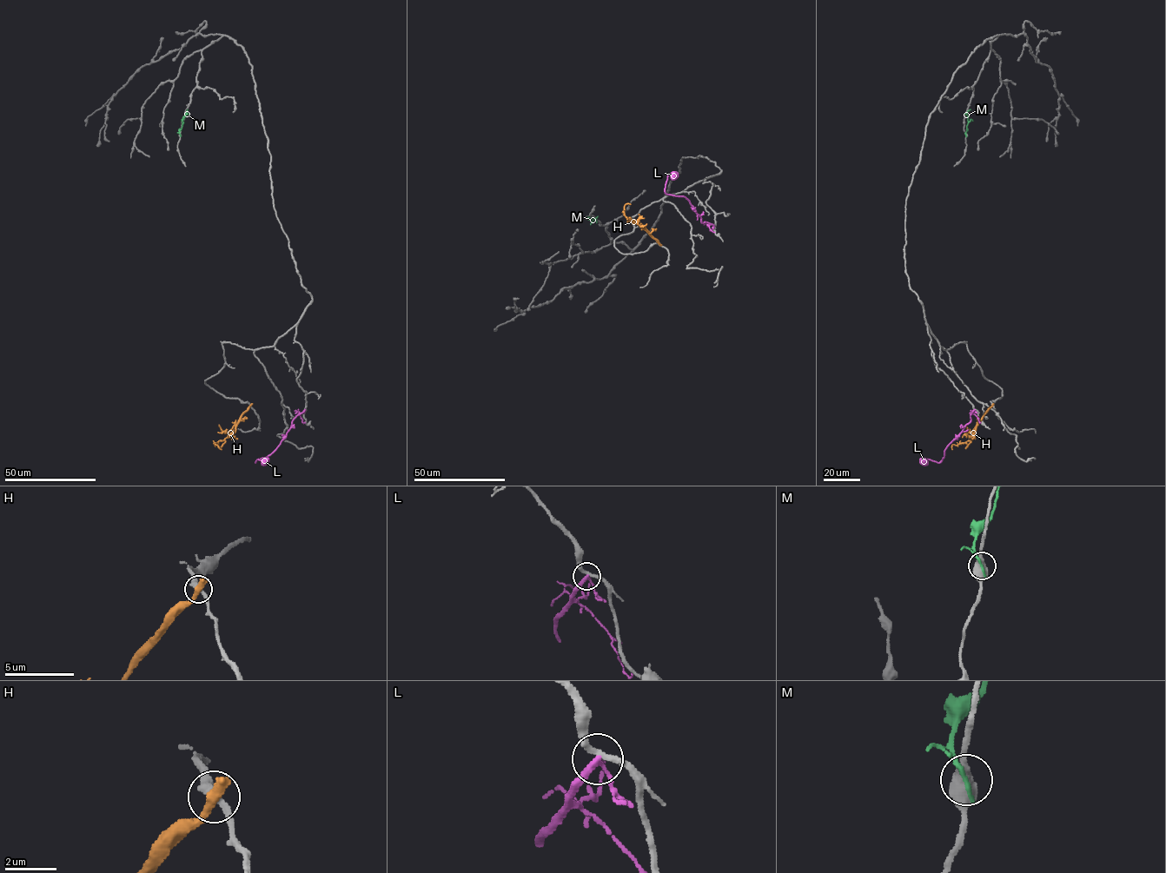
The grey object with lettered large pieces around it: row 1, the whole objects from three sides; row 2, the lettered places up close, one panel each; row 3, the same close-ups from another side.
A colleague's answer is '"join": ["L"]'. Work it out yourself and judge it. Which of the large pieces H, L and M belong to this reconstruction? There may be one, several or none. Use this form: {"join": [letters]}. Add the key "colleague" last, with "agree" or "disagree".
{"join": [], "colleague": "disagree"}

